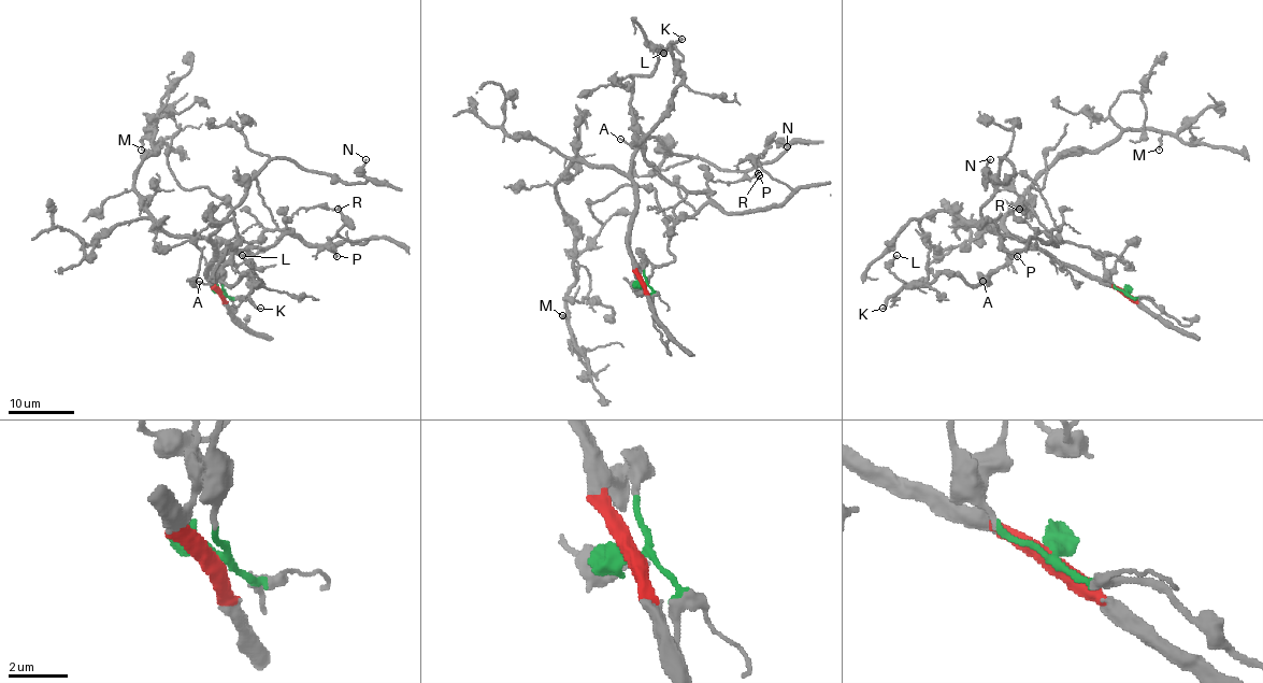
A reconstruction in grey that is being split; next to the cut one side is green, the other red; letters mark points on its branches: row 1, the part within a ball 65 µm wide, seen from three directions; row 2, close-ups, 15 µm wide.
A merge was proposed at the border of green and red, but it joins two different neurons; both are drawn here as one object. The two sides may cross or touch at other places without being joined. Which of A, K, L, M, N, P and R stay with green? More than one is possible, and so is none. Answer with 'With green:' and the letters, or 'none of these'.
With green: A, K, L, P, R

